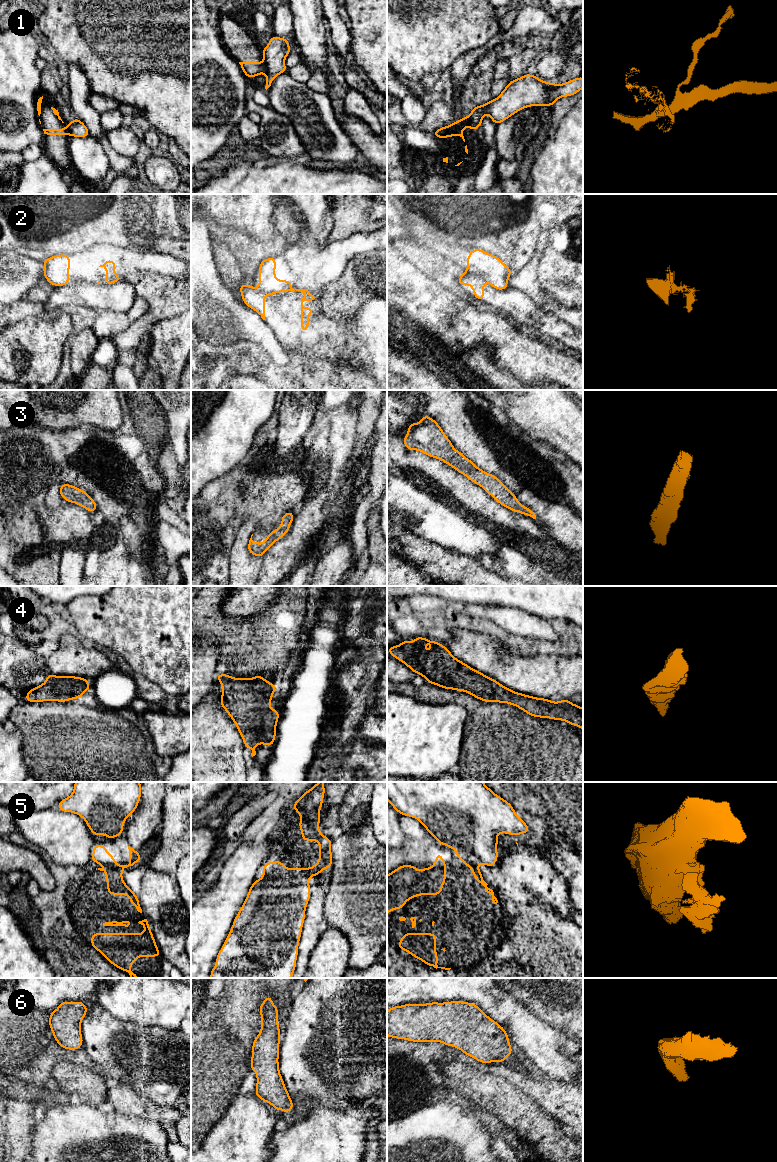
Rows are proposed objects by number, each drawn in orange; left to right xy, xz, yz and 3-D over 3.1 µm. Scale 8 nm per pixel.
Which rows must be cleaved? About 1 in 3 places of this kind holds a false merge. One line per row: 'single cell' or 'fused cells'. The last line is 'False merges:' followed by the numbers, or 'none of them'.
1: fused cells
2: single cell
3: single cell
4: single cell
5: fused cells
6: single cell
False merges: 1, 5

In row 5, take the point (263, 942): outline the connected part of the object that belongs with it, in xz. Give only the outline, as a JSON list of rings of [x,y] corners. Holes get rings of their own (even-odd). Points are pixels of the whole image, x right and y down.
[[[319,812],[309,813],[305,819],[305,831],[308,832],[310,830],[314,830],[319,833],[319,861],[313,865],[312,868],[286,868],[282,861],[275,861],[275,862],[267,862],[263,865],[263,877],[257,879],[253,882],[252,886],[249,888],[248,894],[246,899],[244,900],[243,905],[241,906],[238,914],[236,915],[232,928],[229,931],[228,937],[226,938],[224,944],[222,945],[221,950],[218,952],[216,957],[217,965],[212,967],[210,978],[291,978],[295,968],[296,968],[296,960],[298,956],[298,945],[301,938],[302,927],[305,920],[305,910],[307,904],[310,899],[310,890],[311,887],[309,886],[309,878],[311,876],[317,876],[320,874],[324,869],[329,869],[332,866],[332,852],[330,846],[332,844],[332,840],[328,837],[324,836],[321,831],[319,830],[318,826],[321,821]]]

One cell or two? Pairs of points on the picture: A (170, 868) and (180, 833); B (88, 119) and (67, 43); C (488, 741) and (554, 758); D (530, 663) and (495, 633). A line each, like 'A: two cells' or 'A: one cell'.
A: one cell
B: two cells
C: one cell
D: two cells

